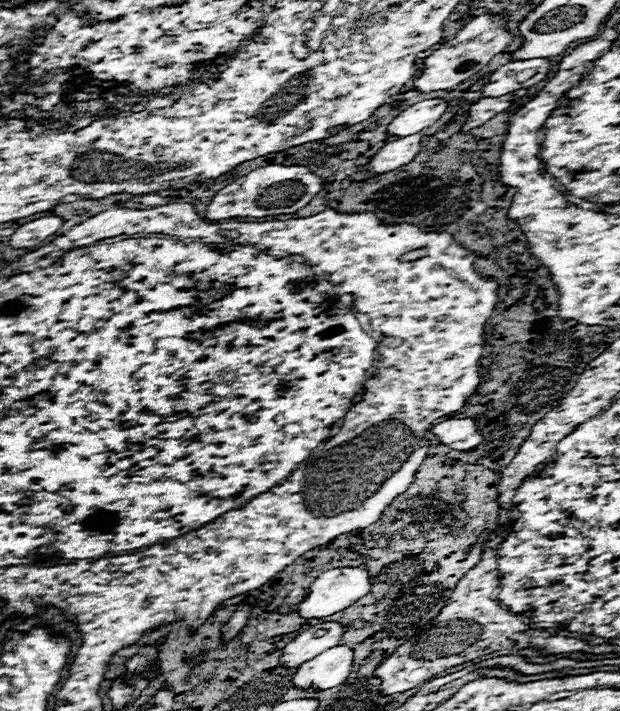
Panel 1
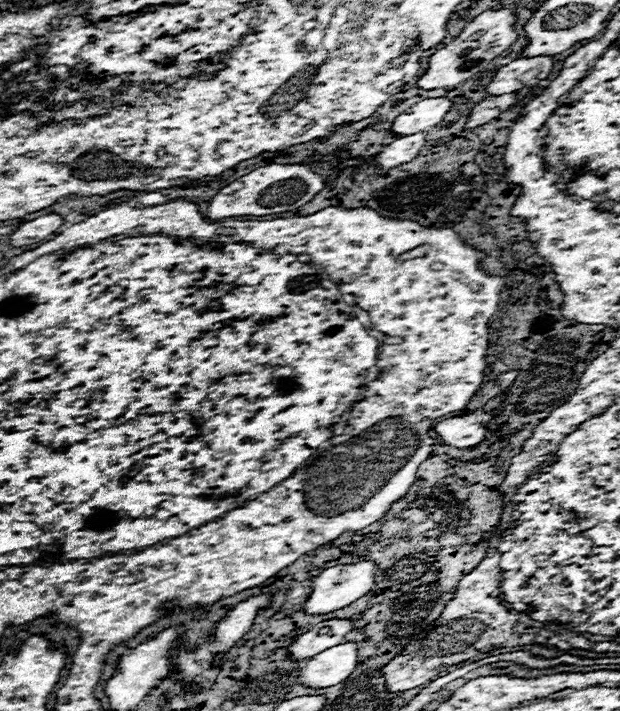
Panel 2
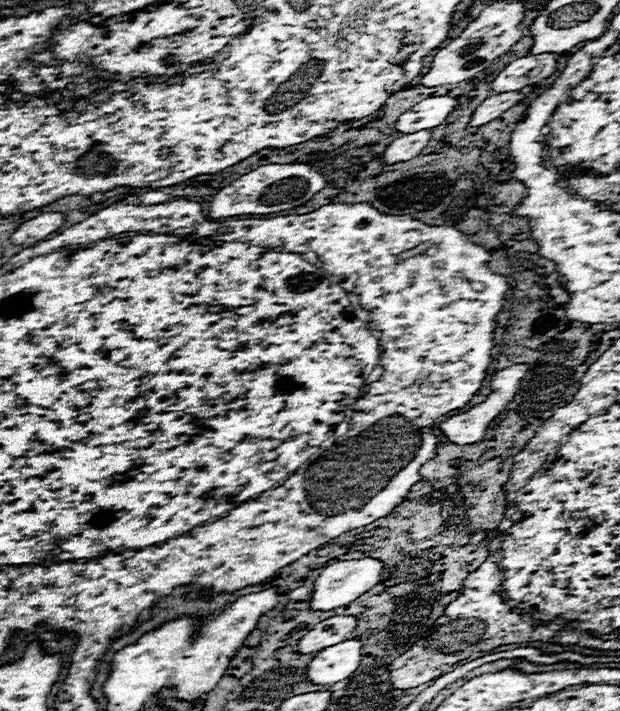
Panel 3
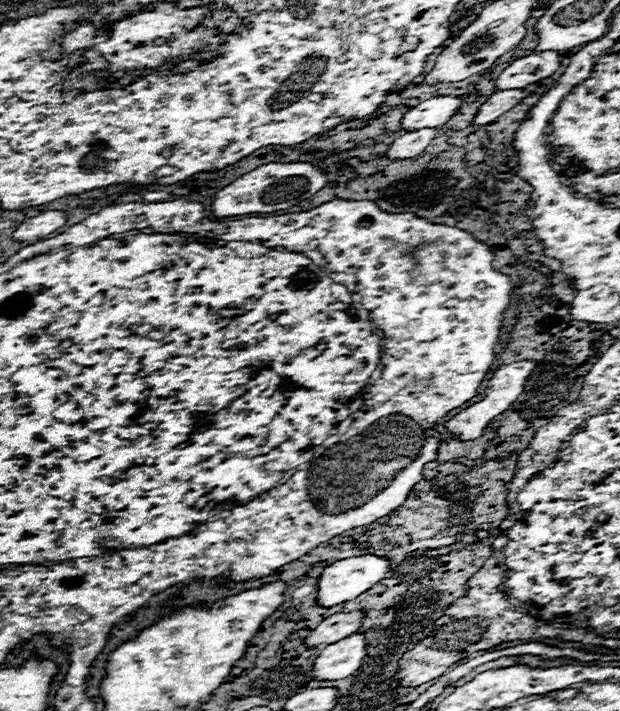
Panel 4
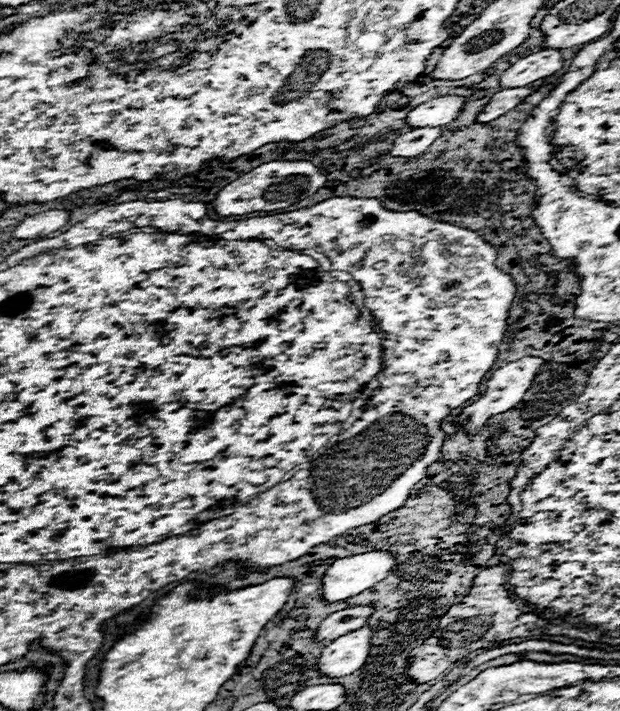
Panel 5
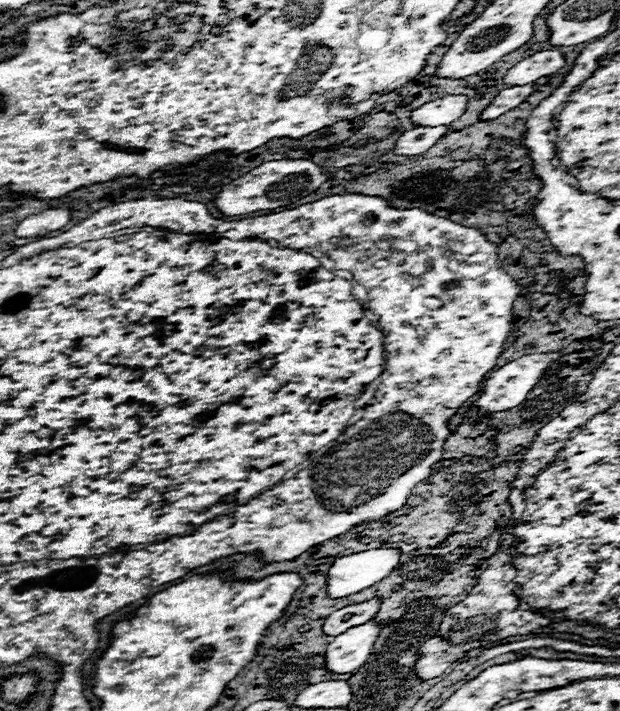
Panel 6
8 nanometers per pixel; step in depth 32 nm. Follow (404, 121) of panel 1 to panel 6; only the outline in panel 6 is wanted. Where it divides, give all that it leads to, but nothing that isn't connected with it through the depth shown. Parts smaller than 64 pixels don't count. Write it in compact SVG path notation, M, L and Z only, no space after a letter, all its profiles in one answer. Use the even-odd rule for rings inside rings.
M444 96L416 108L410 114L410 120L416 126L446 126L464 114L466 104L468 104L466 96Z

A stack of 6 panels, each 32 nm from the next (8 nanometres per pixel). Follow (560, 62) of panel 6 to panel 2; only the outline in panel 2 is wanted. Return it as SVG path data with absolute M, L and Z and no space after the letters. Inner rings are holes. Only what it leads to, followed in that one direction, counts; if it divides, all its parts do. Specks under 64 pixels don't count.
M536 56L536 58L518 58L510 64L502 66L492 82L486 86L490 96L500 96L508 92L516 92L520 88L532 88L540 80L548 78L552 72L552 58L550 56Z

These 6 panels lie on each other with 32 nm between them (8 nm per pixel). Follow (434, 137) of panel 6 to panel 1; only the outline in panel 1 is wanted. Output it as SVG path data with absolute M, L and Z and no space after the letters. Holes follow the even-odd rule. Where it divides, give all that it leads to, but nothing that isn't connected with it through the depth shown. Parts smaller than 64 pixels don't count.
M412 134L406 138L398 138L386 146L382 146L370 160L368 160L368 172L372 174L386 174L392 170L398 170L400 166L414 160L414 156L420 152L422 136Z

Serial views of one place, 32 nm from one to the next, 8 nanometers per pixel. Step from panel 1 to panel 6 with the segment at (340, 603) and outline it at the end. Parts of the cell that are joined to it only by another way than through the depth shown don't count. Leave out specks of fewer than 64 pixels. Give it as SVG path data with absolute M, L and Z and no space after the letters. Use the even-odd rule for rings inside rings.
M366 550L338 558L326 578L326 592L330 598L344 598L362 592L384 580L398 566L398 550Z

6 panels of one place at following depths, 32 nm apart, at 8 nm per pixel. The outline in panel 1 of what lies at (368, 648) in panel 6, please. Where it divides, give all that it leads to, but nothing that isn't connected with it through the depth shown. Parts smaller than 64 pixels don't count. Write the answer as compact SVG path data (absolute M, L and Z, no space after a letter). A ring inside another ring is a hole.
M334 646L304 662L292 676L292 686L304 690L330 690L340 686L352 672L352 656L354 652L348 646Z

